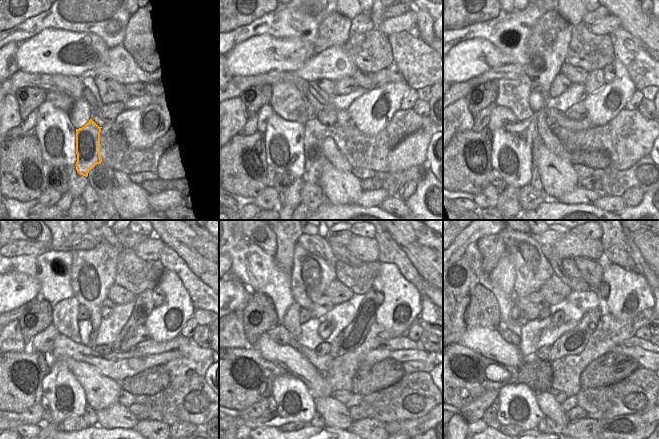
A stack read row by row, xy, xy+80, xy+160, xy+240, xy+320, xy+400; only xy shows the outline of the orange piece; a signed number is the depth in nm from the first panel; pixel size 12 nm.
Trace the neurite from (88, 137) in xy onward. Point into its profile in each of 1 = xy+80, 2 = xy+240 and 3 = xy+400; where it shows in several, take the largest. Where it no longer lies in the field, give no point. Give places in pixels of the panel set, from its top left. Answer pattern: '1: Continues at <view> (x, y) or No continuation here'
1: Continues at xy+80 (314, 132)
2: Continues at xy+240 (90, 416)
3: Continues at xy+400 (545, 423).

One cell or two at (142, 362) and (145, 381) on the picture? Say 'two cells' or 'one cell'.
two cells

